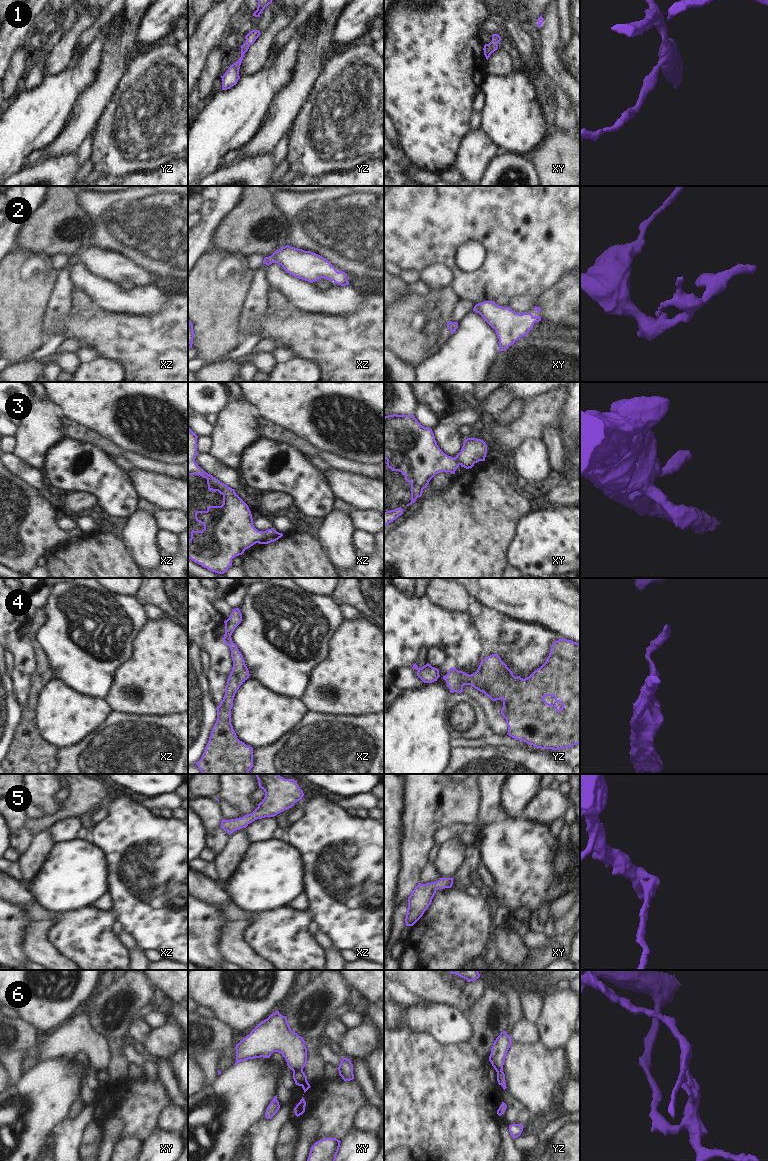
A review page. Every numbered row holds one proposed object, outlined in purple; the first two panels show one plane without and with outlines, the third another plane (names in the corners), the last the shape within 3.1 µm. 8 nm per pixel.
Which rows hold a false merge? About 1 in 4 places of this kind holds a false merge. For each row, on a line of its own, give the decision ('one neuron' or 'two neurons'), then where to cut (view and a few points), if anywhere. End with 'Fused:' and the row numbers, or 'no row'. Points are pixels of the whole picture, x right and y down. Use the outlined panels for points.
1: one neuron; cut none
2: one neuron; cut none
3: one neuron; cut none
4: one neuron; cut none
5: one neuron; cut none
6: two neurons; cut xy (302, 1070), (295, 1070), (293, 1072)
Fused: 6

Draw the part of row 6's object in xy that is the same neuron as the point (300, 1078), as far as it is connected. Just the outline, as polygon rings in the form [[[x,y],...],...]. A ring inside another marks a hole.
[[[294,1071],[293,1079],[296,1085],[301,1086],[303,1088],[304,1093],[311,1087],[307,1081],[307,1076],[303,1071]]]

